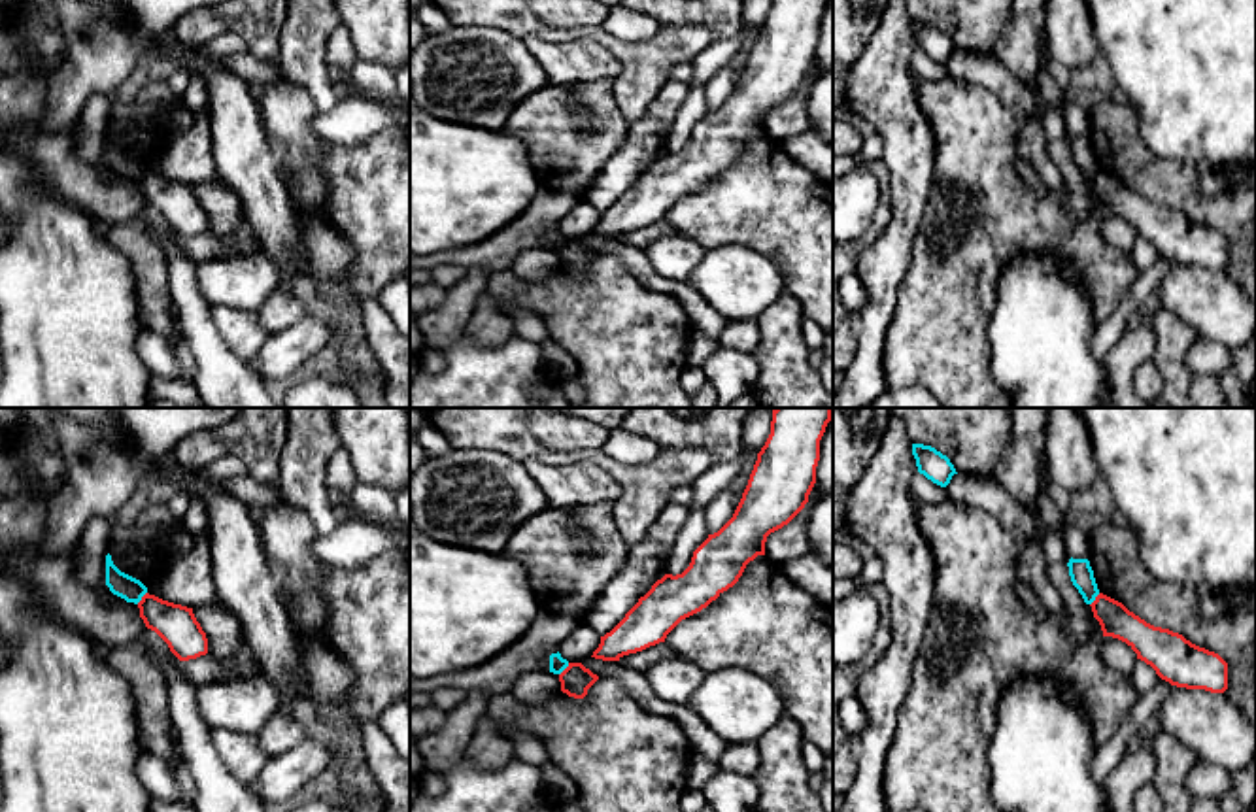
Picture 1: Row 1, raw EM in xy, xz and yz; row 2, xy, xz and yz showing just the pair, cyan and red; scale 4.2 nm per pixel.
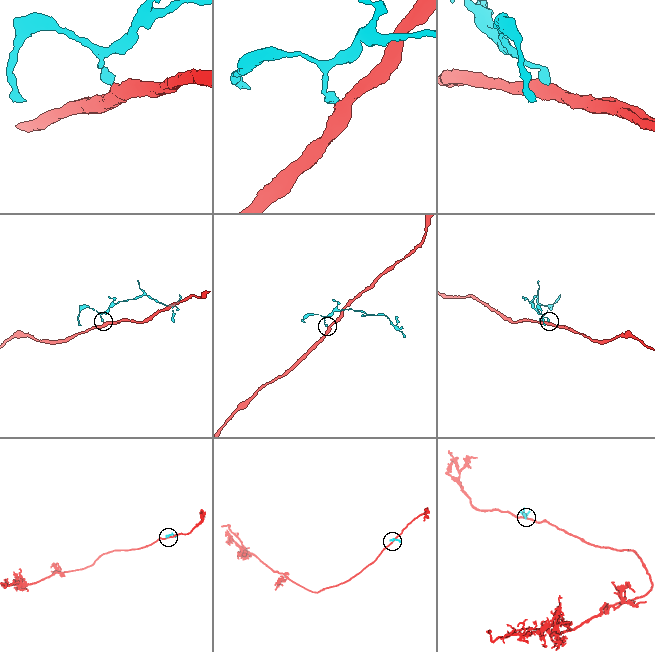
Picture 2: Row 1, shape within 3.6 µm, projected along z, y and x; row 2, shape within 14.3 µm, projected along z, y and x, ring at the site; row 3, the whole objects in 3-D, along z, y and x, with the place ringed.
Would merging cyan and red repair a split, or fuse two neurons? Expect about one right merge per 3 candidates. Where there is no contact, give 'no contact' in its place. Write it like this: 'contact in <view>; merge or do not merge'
contact in xy; do not merge

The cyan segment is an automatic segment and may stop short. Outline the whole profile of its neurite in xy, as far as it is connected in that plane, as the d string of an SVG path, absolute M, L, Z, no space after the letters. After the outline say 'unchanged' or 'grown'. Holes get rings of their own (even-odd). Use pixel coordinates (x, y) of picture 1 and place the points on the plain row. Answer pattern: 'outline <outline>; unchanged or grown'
outline M110 130L106 132L106 162L110 164L113 172L125 176L127 179L134 179L134 181L138 181L142 174L147 170L147 164L140 157L121 149L113 142Z; unchanged

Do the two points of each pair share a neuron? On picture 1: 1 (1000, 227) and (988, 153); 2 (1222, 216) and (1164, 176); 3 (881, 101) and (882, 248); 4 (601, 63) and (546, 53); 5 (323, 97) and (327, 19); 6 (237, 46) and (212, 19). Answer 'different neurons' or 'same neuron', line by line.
1: same neuron
2: same neuron
3: same neuron
4: same neuron
5: same neuron
6: different neurons

